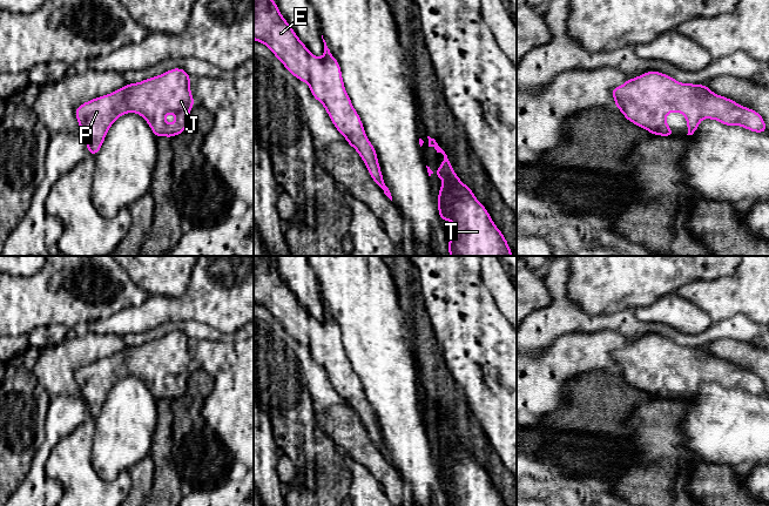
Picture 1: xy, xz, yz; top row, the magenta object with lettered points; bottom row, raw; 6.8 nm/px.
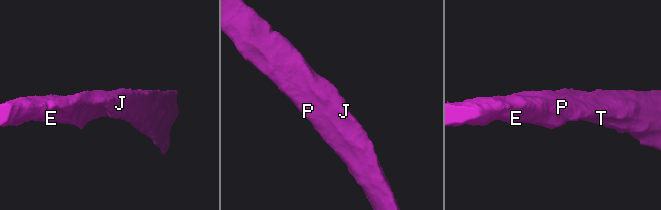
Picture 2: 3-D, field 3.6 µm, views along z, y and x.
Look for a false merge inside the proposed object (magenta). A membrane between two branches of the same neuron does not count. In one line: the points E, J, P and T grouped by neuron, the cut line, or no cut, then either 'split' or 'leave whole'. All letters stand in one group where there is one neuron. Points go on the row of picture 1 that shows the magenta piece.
E J P T | no cut | leave whole

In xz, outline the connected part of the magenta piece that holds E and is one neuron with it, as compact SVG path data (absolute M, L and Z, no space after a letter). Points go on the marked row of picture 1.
M254 0L254 40L268 46L290 74L309 85L312 96L323 104L336 129L360 155L372 180L392 201L376 149L366 137L362 120L345 90L340 66L325 40L323 58L311 54L274 0Z

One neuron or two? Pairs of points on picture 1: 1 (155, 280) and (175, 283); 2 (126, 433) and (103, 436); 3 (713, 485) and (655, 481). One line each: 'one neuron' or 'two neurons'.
1: one neuron
2: one neuron
3: two neurons

